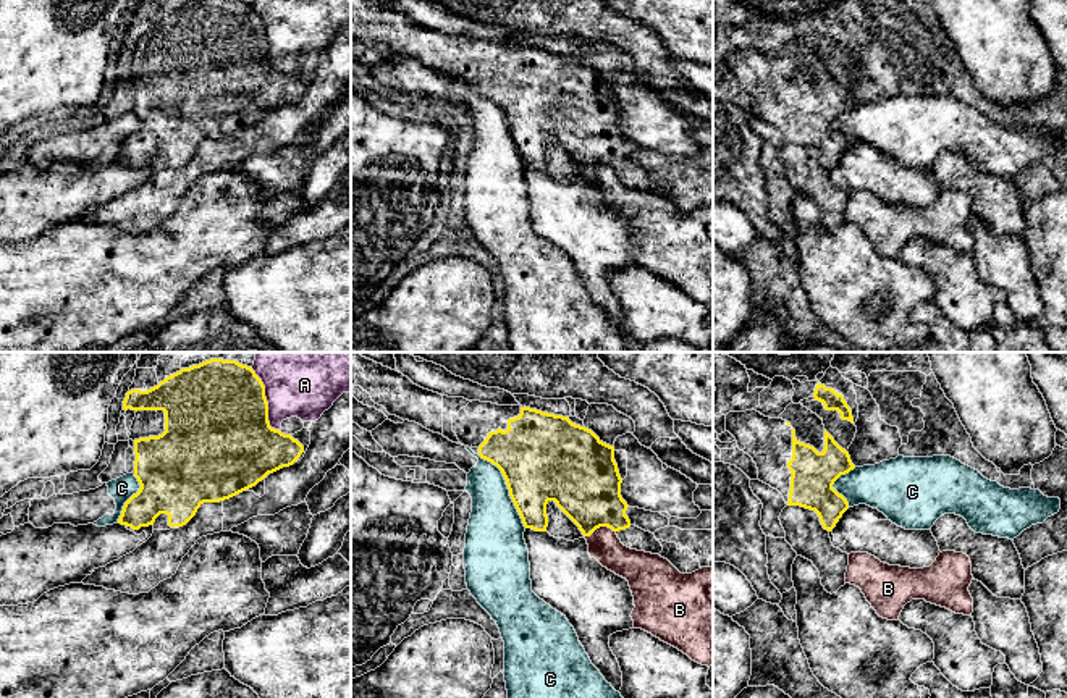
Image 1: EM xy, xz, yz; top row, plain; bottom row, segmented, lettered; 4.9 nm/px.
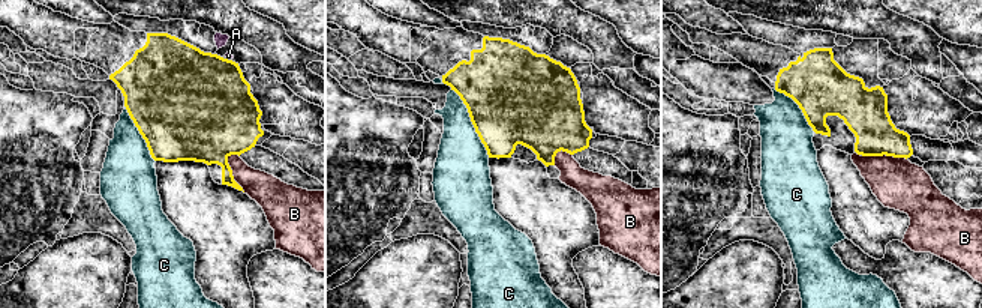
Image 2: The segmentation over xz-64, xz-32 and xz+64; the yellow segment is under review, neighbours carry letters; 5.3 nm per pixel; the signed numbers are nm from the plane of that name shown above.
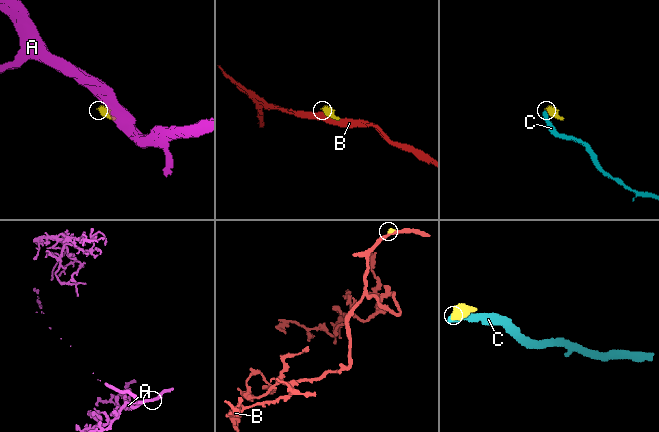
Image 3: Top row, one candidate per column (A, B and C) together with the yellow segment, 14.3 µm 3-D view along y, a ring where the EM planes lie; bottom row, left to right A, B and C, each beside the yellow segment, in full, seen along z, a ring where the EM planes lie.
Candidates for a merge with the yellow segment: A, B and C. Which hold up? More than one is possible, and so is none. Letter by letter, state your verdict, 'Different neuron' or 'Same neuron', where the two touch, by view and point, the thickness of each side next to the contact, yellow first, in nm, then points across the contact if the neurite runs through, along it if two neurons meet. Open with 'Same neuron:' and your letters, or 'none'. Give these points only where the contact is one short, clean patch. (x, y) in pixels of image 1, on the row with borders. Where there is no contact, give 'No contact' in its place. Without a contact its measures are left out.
Same neuron: none
A: Different neuron. Touches yellow at xy (265, 401). Thickness 500 nm (yellow) against 440 nm
B: Different neuron. Touches yellow at xz (598, 527). Thickness 360 nm (yellow) against 160 nm
C: Different neuron. Touches yellow at xz (508, 488). Thickness 440 nm (yellow) against 280 nm

